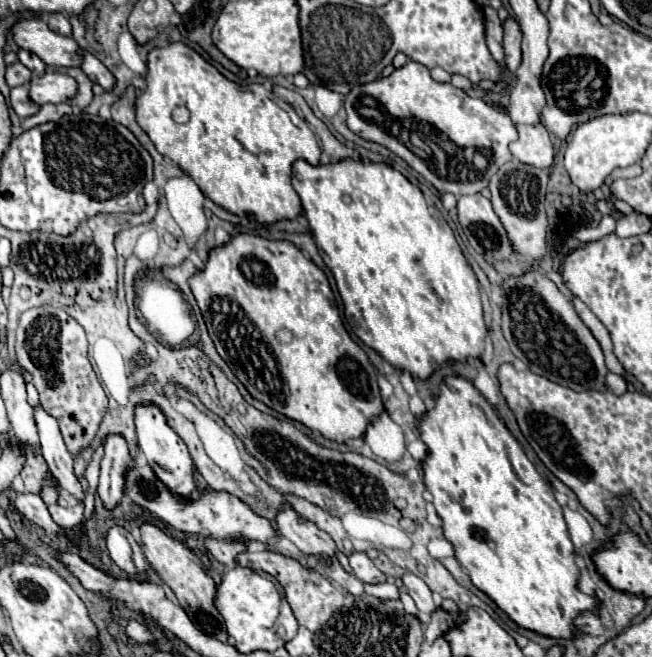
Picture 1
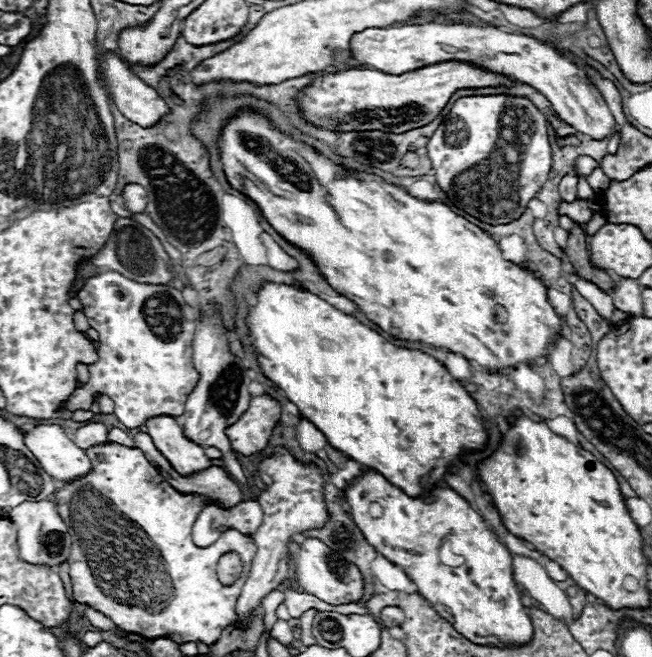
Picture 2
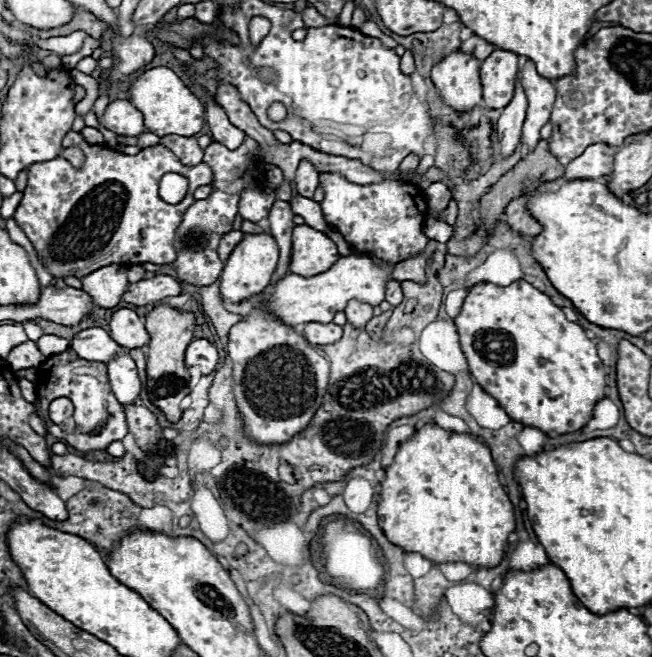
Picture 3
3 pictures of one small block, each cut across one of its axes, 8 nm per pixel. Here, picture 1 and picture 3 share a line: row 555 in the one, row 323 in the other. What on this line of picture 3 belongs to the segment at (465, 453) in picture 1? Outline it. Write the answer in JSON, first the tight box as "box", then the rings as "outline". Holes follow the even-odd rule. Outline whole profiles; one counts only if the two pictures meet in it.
{"box":[454,280,606,434],"outline":[[[516,280],[506,288],[490,282],[476,282],[468,288],[454,322],[474,382],[494,396],[512,420],[524,426],[534,426],[542,432],[554,430],[558,434],[568,434],[586,426],[592,418],[594,404],[604,398],[606,372],[596,354],[596,344],[584,334],[582,326],[566,320],[562,308],[526,280]]]}

